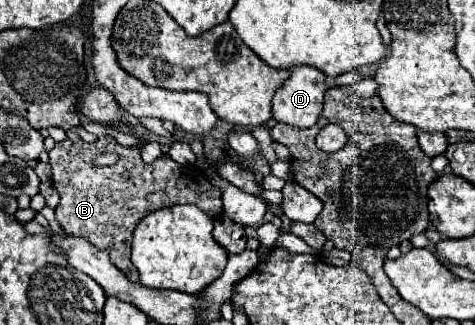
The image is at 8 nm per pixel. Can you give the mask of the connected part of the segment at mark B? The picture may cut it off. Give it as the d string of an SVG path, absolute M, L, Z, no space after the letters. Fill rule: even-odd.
M99 136L95 142L63 140L49 152L51 180L61 196L55 208L55 218L67 234L87 238L99 250L109 252L109 260L131 282L139 282L137 270L129 260L131 238L135 226L155 210L175 204L195 204L213 220L223 214L221 192L211 186L207 176L195 166L177 164L171 156L163 154L153 164L145 164L141 158L141 146L123 146L113 136ZM113 152L119 160L113 166L95 166L93 160L101 154Z

